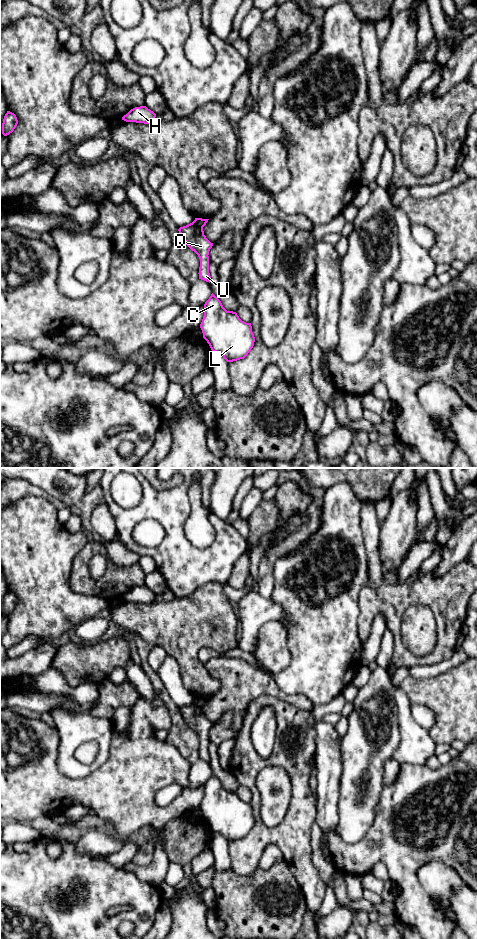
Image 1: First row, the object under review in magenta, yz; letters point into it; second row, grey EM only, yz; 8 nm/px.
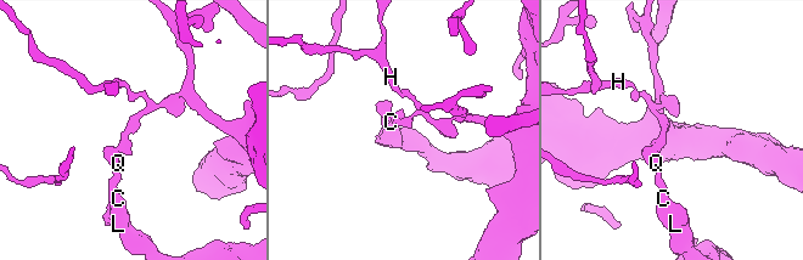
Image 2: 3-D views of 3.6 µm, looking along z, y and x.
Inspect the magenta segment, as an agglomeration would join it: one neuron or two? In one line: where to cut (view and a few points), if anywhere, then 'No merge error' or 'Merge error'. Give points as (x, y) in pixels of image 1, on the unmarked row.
Split along yz (194, 700), (202, 707). Merge error

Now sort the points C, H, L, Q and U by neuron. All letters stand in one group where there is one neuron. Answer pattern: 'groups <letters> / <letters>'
groups C L Q U / H

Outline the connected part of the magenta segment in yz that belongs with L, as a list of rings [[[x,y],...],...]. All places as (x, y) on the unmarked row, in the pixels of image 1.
[[[213,773],[204,784],[200,808],[211,830],[222,835],[227,842],[244,839],[254,826],[255,817],[251,803],[242,801],[236,792],[227,791]]]

